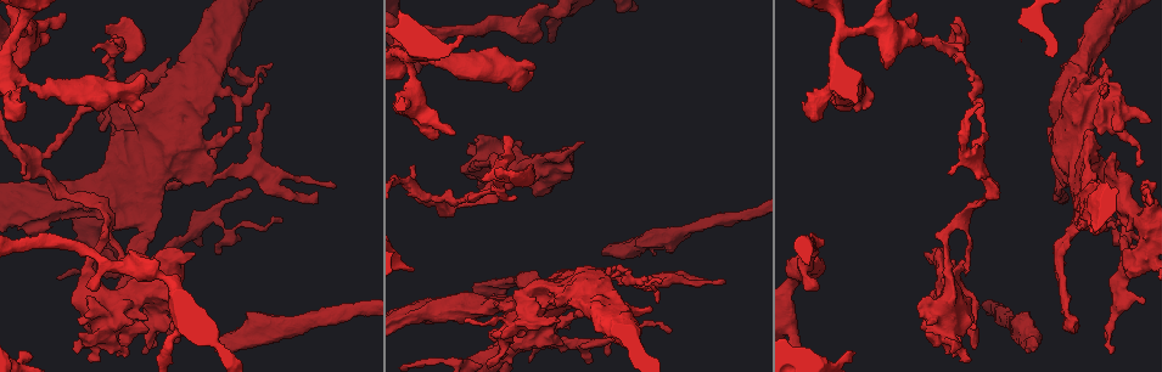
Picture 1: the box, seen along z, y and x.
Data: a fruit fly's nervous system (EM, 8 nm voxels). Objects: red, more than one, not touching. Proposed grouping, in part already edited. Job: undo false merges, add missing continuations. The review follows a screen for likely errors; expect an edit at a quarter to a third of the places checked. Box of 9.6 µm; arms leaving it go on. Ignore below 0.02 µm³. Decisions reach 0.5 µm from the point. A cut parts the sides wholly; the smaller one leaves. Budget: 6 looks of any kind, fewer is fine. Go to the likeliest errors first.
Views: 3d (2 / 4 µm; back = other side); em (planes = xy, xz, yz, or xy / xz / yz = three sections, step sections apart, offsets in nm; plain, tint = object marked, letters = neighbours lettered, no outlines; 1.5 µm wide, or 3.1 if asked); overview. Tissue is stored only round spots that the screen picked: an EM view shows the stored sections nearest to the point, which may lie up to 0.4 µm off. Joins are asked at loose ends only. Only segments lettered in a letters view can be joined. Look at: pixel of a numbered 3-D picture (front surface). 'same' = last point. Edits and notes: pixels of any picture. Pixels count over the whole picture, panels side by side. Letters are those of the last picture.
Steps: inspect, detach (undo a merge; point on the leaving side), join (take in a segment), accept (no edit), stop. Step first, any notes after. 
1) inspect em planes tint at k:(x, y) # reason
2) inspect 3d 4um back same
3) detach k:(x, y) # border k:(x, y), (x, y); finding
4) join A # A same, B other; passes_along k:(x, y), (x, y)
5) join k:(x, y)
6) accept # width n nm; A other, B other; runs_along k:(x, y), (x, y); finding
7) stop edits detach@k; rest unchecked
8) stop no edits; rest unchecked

inspect 3d 4um at 1:(601, 254) # stops while still wide

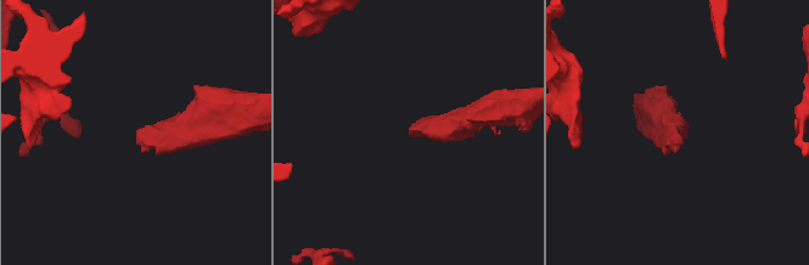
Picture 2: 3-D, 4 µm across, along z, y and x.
inspect em planes tint at 2:(139, 142)

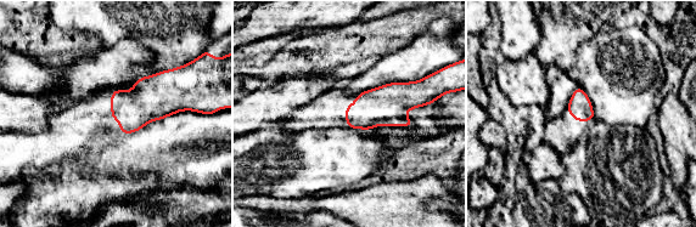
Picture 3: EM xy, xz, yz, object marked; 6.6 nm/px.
inspect em planes letters same

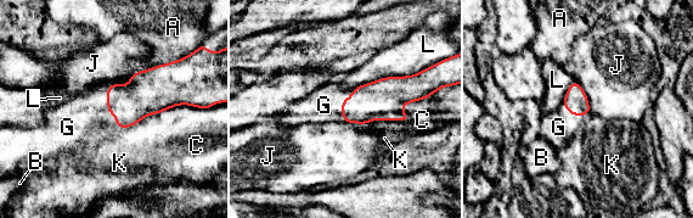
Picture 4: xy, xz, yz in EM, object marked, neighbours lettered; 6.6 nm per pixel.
join G # A other, B other, C other, G same, J other, K other, L other; passes_along 4:(144, 95), (108, 107), (73, 121); the neuron continues

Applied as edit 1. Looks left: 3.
inspect overview # see it whole again

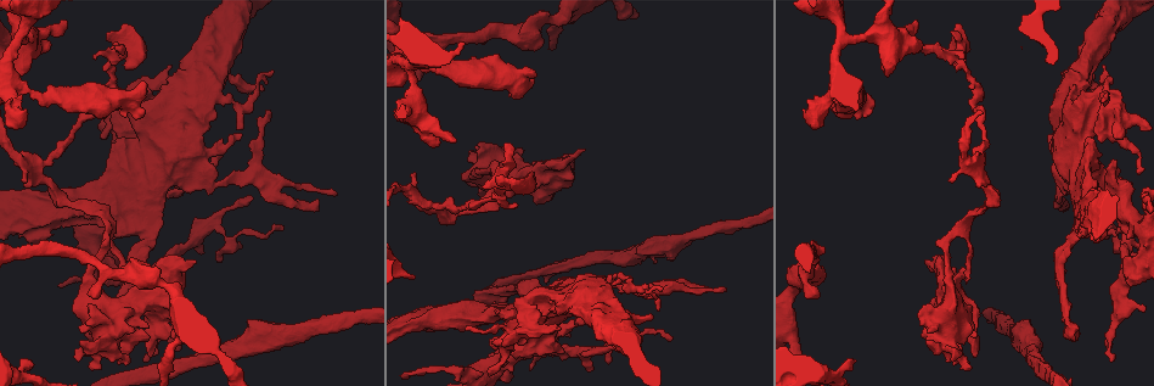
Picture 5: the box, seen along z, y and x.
inspect 3d 4um at 5:(480, 300) # end of a long branch

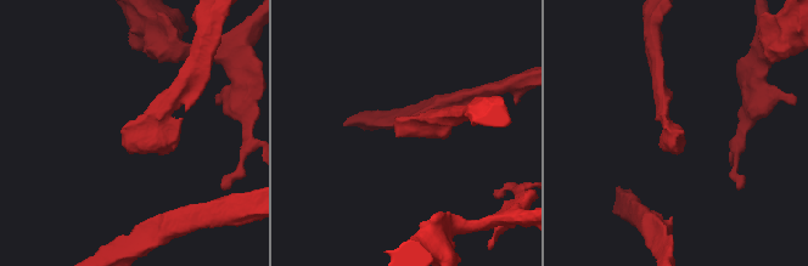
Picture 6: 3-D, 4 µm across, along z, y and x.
inspect em planes letters at 6:(401, 130) # now the EM

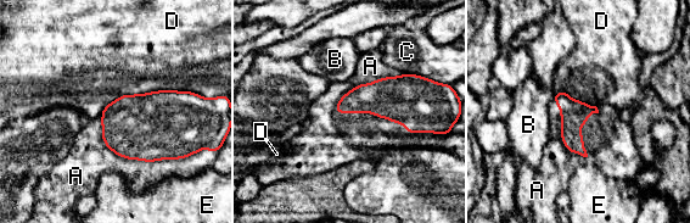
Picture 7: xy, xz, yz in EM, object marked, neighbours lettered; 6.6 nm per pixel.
join A # A same, B other, C other, D other, E other; passes_along 7:(149, 127), (133, 159), (95, 157); it goes on there

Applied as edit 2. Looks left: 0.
stop edits join@4, join@7; rest unchecked

